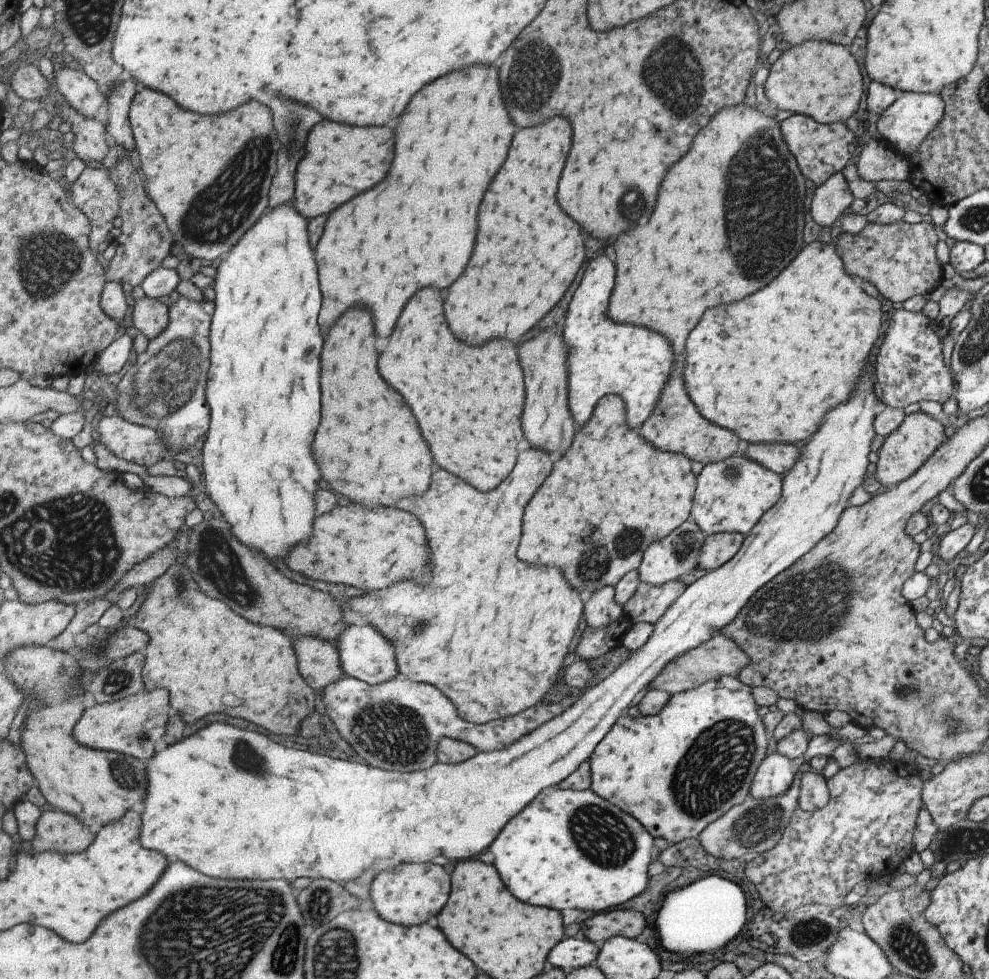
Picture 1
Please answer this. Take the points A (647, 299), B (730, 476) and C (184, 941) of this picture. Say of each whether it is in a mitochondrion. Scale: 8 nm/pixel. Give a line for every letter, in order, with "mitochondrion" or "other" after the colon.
A: other
B: mitochondrion
C: mitochondrion

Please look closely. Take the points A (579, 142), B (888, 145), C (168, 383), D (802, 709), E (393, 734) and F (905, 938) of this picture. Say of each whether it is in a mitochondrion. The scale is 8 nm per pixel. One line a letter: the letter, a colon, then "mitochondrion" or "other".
A: other
B: other
C: mitochondrion
D: other
E: mitochondrion
F: mitochondrion

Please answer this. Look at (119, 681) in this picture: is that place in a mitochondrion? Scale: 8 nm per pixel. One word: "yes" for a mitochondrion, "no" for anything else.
yes

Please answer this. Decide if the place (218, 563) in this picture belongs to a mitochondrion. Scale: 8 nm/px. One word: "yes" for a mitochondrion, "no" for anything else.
yes

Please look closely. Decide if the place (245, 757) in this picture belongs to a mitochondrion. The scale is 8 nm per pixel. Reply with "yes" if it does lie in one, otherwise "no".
yes

